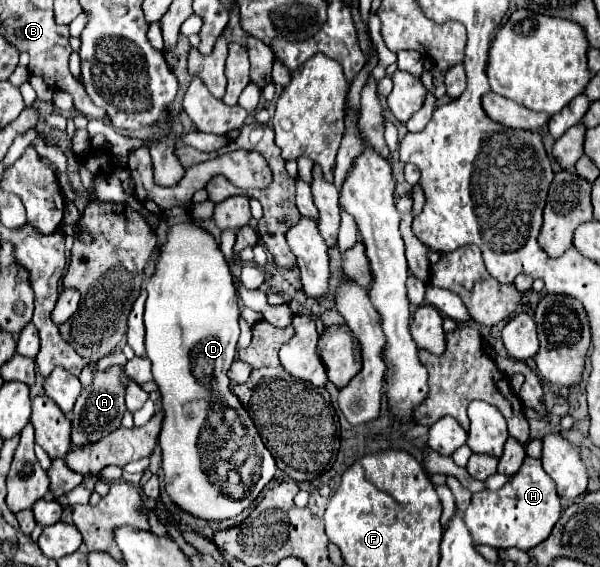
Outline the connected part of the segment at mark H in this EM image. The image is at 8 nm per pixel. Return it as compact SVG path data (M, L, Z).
M525 458L523 472L511 476L511 482L501 490L483 490L473 494L469 508L463 514L467 528L471 528L477 544L489 544L493 548L521 548L531 550L551 534L555 522L561 516L561 502L555 490L555 482L541 468L541 460Z

